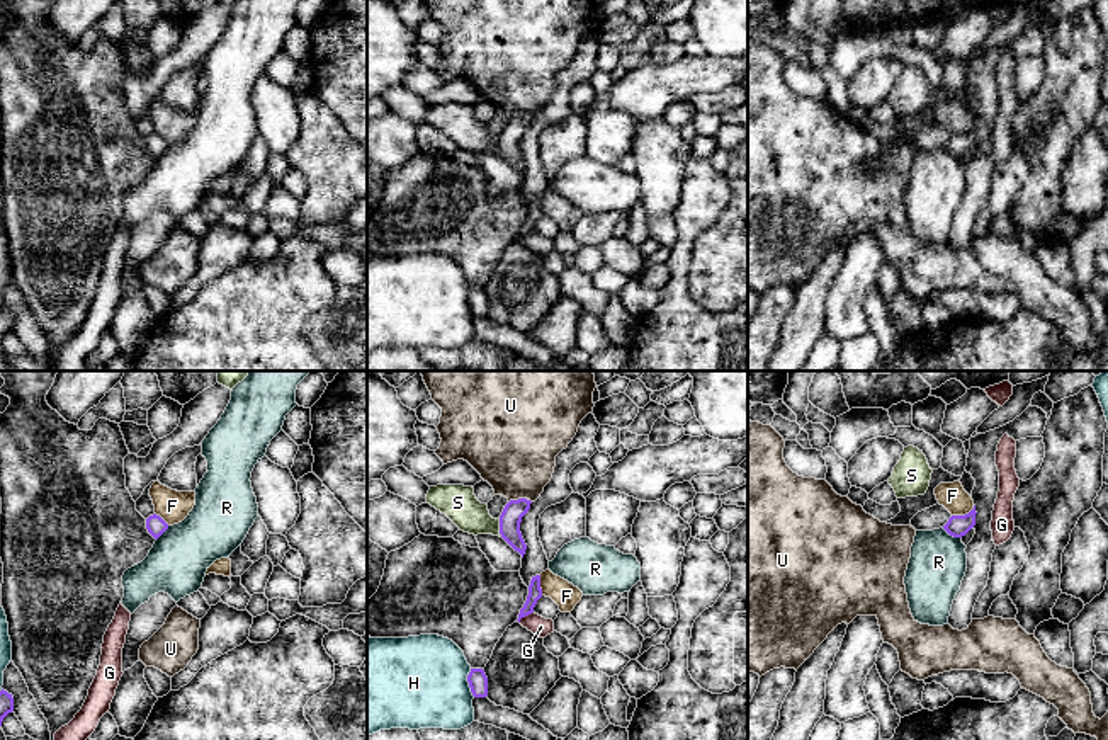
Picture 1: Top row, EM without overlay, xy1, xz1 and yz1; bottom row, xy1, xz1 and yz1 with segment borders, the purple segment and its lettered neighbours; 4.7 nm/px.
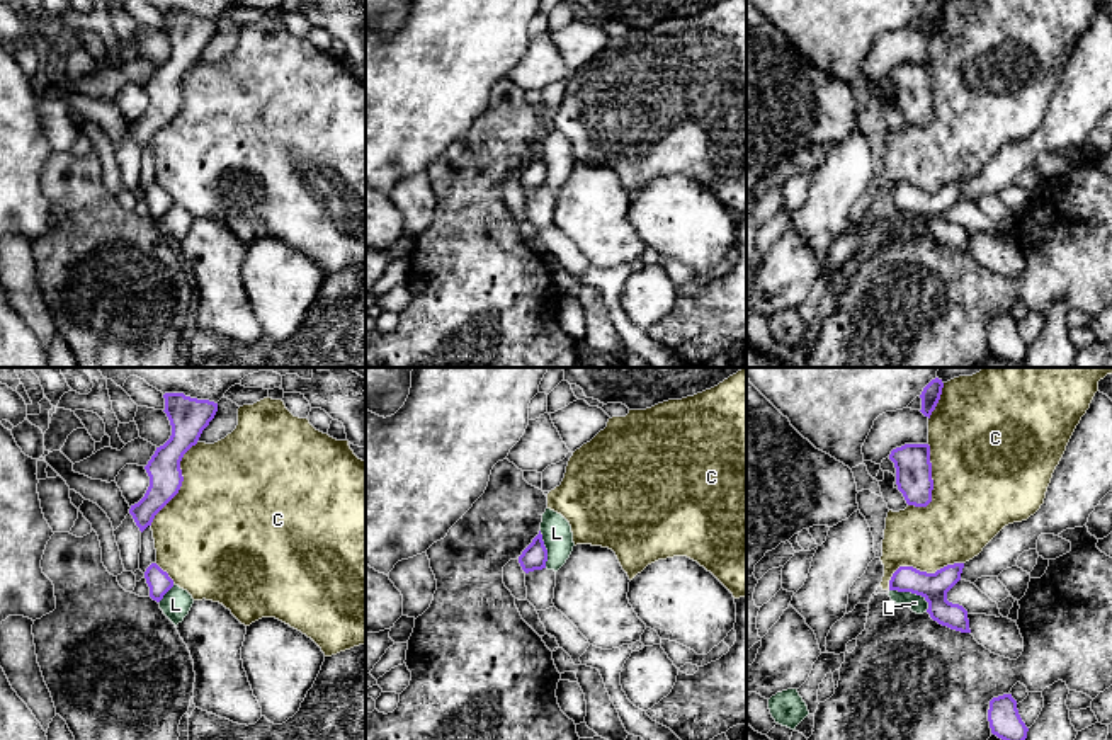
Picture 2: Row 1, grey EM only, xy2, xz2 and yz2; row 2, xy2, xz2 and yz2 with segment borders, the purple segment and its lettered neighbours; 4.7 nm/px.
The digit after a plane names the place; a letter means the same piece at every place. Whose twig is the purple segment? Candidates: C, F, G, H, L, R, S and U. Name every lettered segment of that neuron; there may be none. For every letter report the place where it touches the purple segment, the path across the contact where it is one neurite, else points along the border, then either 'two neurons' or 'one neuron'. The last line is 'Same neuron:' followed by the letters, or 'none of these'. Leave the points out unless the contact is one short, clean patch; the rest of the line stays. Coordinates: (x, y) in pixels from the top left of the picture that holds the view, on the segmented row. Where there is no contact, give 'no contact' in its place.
C: meets purple in yz2 at (920, 572); two neurons
F: meets purple in yz1 at (962, 516); border along yz1 (974, 506), (964, 514), (952, 516); two neurons
G: meets purple in xz1 at (525, 614); border along xz1 (532, 611), (519, 621); two neurons
H: meets purple in xz1 at (469, 683); two neurons
L: meets purple in yz2 at (913, 592); border along yz2 (890, 589), (919, 594), (927, 603), (927, 611); two neurons
R: meets purple in yz1 at (952, 535); two neurons
S: meets purple in xz1 at (500, 528); two neurons
U: meets purple in xz1 at (519, 499); border along xz1 (531, 500), (519, 499), (508, 502); two neurons
Same neuron: none of these

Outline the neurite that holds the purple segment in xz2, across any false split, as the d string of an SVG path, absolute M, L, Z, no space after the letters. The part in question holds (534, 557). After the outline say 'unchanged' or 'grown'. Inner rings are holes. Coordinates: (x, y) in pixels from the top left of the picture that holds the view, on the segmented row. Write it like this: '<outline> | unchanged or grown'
M542 534L532 539L532 543L519 556L519 563L525 573L546 568L547 549L542 541Z | unchanged

